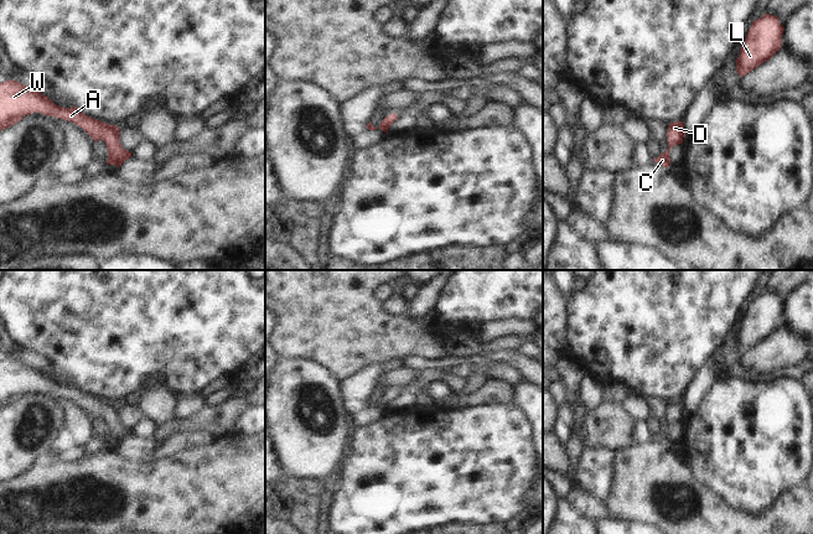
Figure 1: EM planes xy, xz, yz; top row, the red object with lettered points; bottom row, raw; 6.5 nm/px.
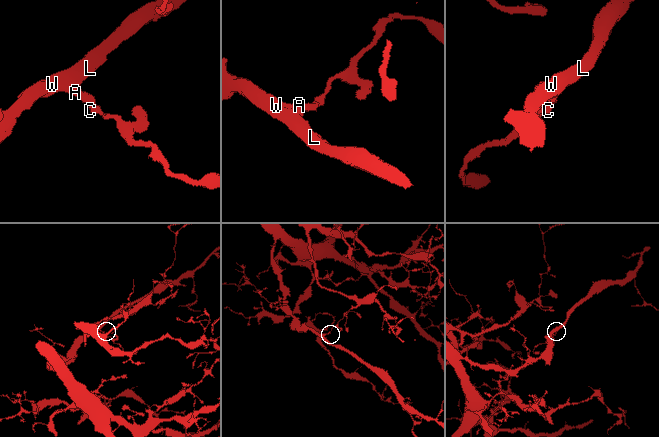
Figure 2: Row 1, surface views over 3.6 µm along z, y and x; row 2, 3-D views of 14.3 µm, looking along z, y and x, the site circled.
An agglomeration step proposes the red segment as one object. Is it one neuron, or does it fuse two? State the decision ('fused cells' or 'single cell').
single cell

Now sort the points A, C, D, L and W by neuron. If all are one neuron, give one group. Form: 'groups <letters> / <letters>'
groups A C D L W

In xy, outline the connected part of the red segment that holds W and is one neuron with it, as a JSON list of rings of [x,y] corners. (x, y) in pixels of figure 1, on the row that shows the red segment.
[[[16,81],[0,83],[0,130],[16,124],[31,113],[41,113],[71,121],[82,128],[94,141],[103,140],[108,150],[107,165],[119,167],[131,157],[131,152],[119,144],[118,126],[84,115],[77,107],[63,108],[56,105],[41,92]]]

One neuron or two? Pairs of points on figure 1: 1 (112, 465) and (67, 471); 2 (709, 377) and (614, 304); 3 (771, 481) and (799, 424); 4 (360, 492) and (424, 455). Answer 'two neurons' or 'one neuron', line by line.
1: one neuron
2: two neurons
3: one neuron
4: one neuron

